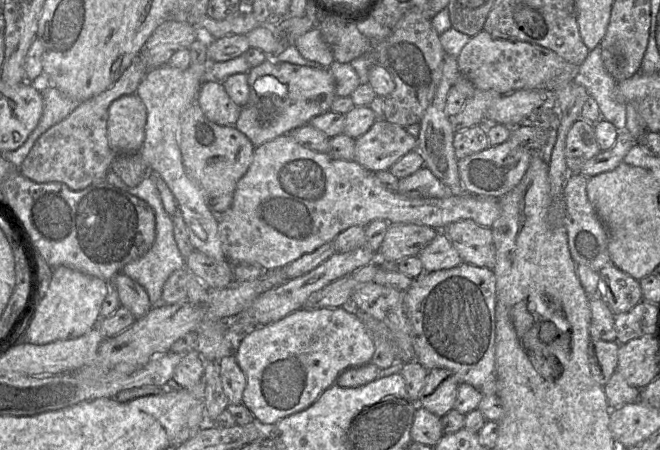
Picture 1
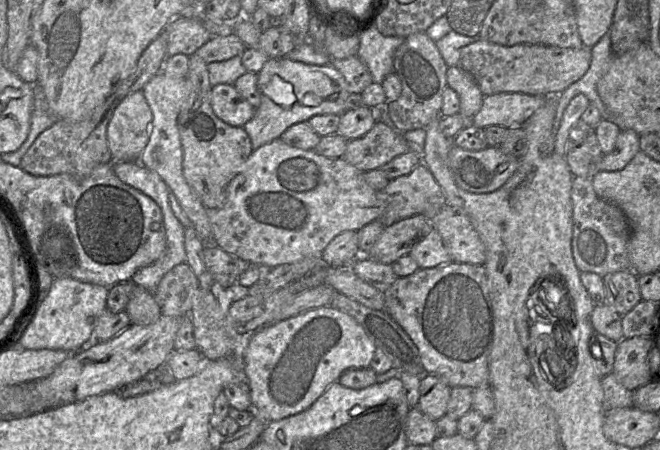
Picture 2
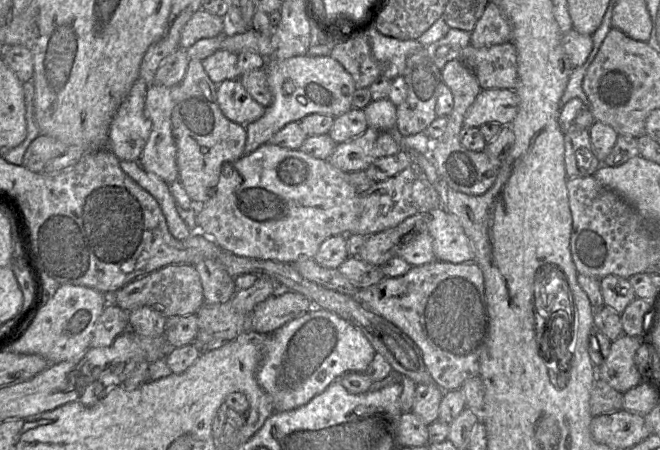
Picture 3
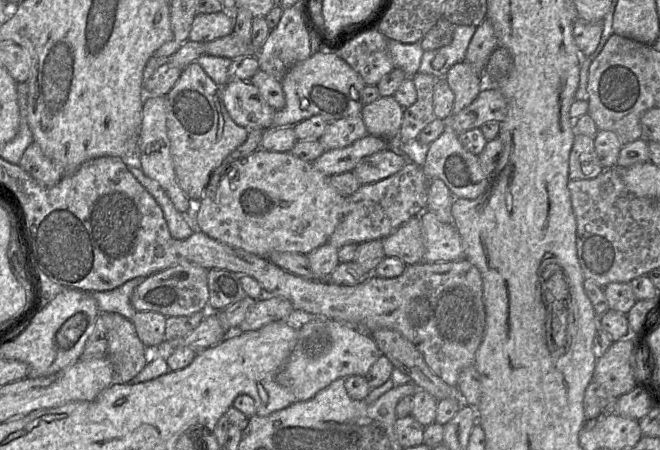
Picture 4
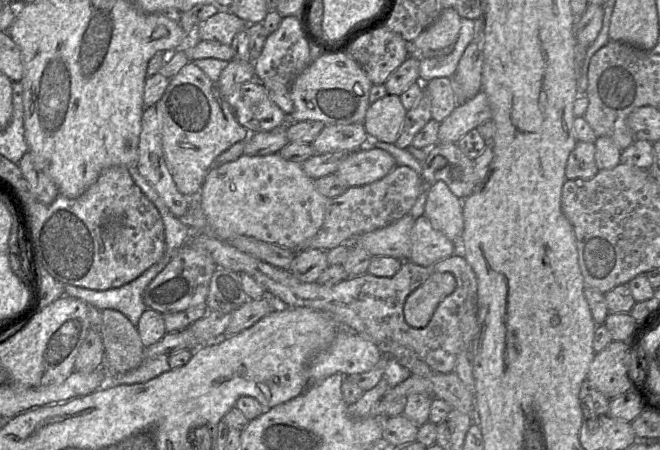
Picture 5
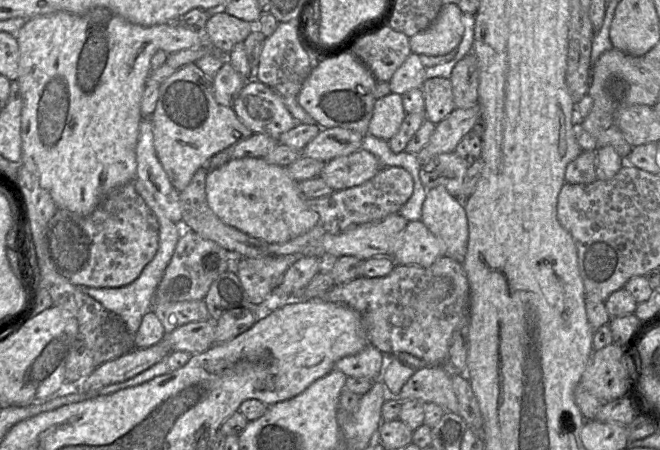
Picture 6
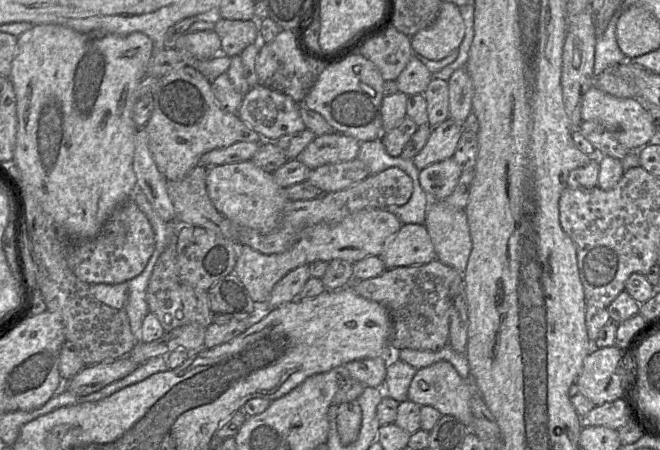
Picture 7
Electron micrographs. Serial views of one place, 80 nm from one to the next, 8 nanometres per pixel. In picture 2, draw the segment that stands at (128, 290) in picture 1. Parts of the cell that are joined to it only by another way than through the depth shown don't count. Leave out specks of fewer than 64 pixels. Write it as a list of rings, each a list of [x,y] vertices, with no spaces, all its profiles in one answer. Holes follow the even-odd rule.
[[[135,284],[130,293],[130,299],[125,311],[129,316],[131,324],[150,325],[162,316],[154,293]]]

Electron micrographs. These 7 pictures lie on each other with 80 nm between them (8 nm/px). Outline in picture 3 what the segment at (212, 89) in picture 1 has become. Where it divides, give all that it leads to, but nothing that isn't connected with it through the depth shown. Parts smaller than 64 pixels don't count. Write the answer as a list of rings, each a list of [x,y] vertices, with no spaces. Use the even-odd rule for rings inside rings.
[[[239,79],[221,82],[216,94],[222,113],[234,123],[245,126],[261,118],[265,112],[266,107],[251,97]]]

